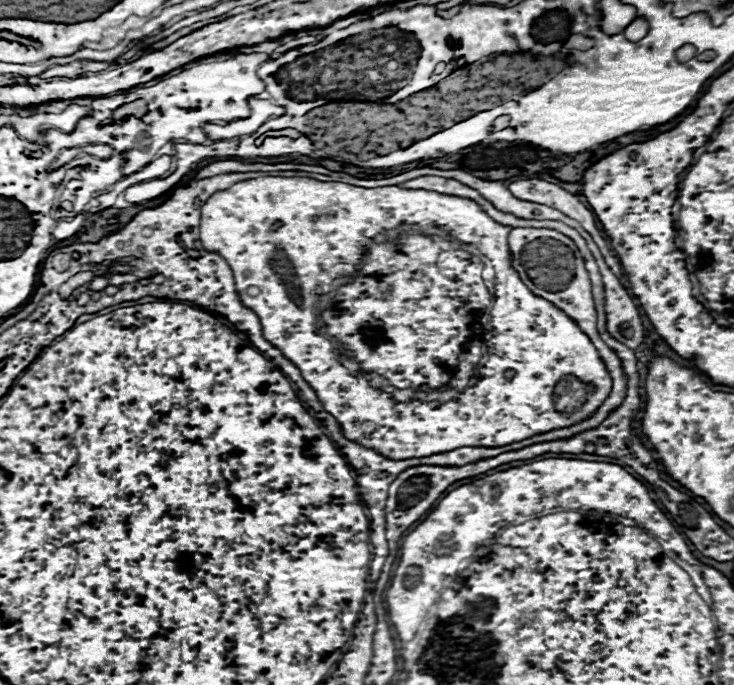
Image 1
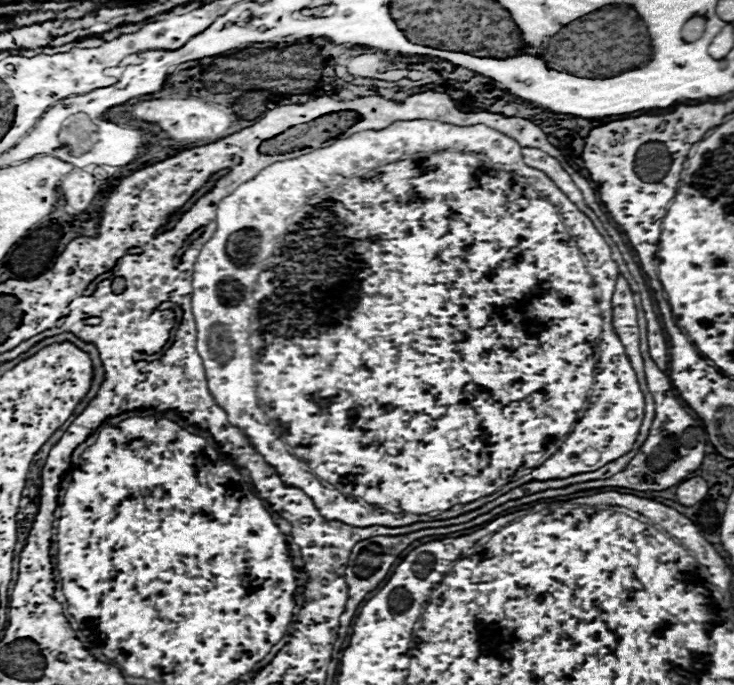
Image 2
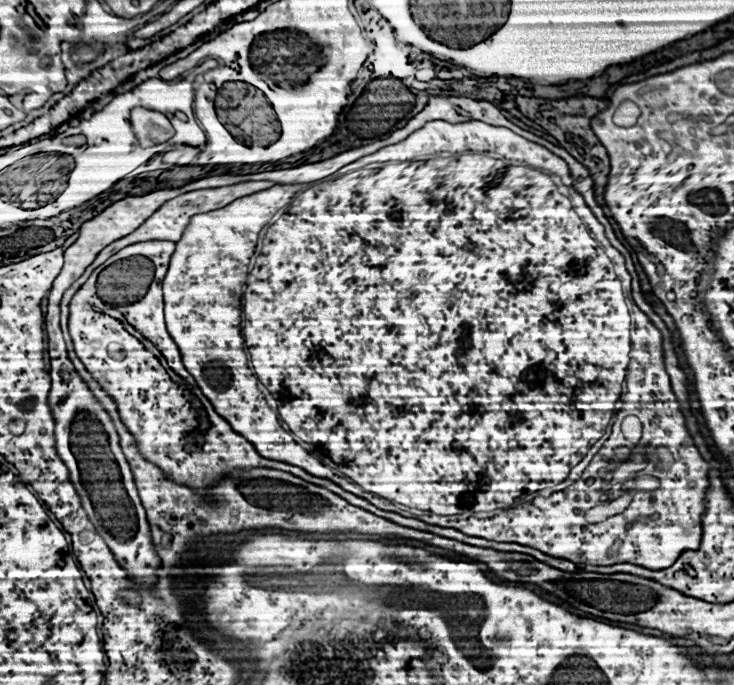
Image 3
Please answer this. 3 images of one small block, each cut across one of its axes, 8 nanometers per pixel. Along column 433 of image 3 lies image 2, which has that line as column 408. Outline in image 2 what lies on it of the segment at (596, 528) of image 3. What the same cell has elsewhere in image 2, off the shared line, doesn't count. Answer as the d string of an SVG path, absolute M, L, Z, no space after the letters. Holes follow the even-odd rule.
M406 120L406 122L396 122L396 124L392 124L392 126L384 128L384 130L366 130L358 132L358 134L348 136L348 138L344 138L344 140L336 140L336 142L334 142L332 146L328 146L328 148L318 148L318 150L314 150L314 152L310 152L310 154L304 154L304 156L300 156L300 158L294 158L294 160L276 162L276 164L264 168L264 170L262 170L260 174L256 174L252 180L240 184L230 196L226 196L226 198L220 200L220 204L218 204L218 214L216 214L216 224L218 224L218 228L216 228L214 236L212 236L198 252L198 257L192 269L192 318L194 318L196 324L198 354L200 354L202 360L204 360L206 378L208 378L208 388L210 388L210 392L212 392L216 404L218 404L220 408L226 410L228 420L230 420L232 424L240 426L240 428L246 432L248 440L250 440L250 442L254 444L254 448L264 456L264 460L266 460L268 464L272 464L272 466L280 472L282 480L284 480L286 484L290 484L290 486L302 488L302 492L308 488L308 490L306 490L306 496L312 498L314 506L320 510L320 514L322 514L326 520L340 520L340 522L350 524L350 526L356 526L356 528L366 528L366 526L374 526L374 524L380 524L380 526L406 526L406 524L414 524L414 522L456 518L457 516L466 514L466 512L470 512L470 510L476 510L480 504L490 502L490 500L498 498L500 494L504 494L504 492L508 492L508 490L512 490L512 488L516 488L516 486L522 486L522 484L526 484L526 482L530 482L530 480L568 478L568 476L574 476L574 474L592 472L592 470L596 470L596 468L602 468L604 464L608 464L608 462L612 462L612 460L624 456L626 452L630 452L630 448L634 446L636 436L638 436L638 430L640 430L640 424L642 424L642 418L644 418L644 394L642 394L642 390L640 390L640 386L638 386L636 374L634 374L632 364L630 364L630 360L628 360L628 356L626 356L626 352L624 352L624 346L622 346L618 334L616 334L614 328L612 328L612 304L610 304L610 300L612 300L612 292L614 292L614 284L616 284L616 276L618 276L618 266L616 266L616 262L612 260L610 246L608 246L608 244L604 242L604 238L598 234L598 230L594 228L594 224L590 222L590 218L588 218L584 212L580 212L580 210L576 208L576 204L572 204L572 202L568 200L568 196L566 196L566 194L544 174L544 172L526 166L524 160L522 160L520 150L522 150L522 146L520 146L516 140L514 140L514 144L512 144L512 138L510 138L510 136L506 136L506 134L502 134L502 132L498 132L498 130L492 130L492 128L484 126L484 124L476 124L476 126L470 126L470 128L468 128L468 126L444 124L444 122L438 122L438 120ZM450 148L454 148L454 150L464 150L464 152L484 154L484 156L490 158L490 162L493 162L494 168L506 172L498 172L498 170L486 168L484 164L480 164L478 158L470 156L472 154L460 153L451 157L451 153L447 151L450 150ZM419 152L433 154L428 158L424 157L423 154L418 160L407 159L411 155ZM382 164L390 164L384 166L386 170L383 171L382 174L378 174L378 176L376 175L367 180L362 177L354 178L364 180L364 182L368 182L368 184L372 184L372 182L376 184L378 180L380 180L380 182L384 182L384 180L394 180L394 198L372 198L372 202L348 202L348 204L344 204L342 198L336 198L336 200L334 200L334 198L320 198L320 200L316 200L316 202L312 202L312 204L306 204L306 200L308 200L310 196L314 196L318 190L322 190L322 188L326 188L326 186L339 186L339 184L345 183L348 178L354 174L356 168L372 170L378 168L378 166L382 166ZM518 176L524 176L524 178L528 178L528 180L532 180L532 182L536 180L536 182L534 182L532 186L528 186L528 184L522 184ZM242 228L254 228L254 230L258 230L262 236L268 236L270 240L274 240L274 238L286 228L284 238L282 238L280 242L276 242L274 252L272 252L266 260L262 260L260 270L242 270L242 268L238 268L238 266L228 258L228 254L226 254L226 242L228 242L230 234L234 234L234 232L238 232L238 230L242 230ZM320 480L326 480L326 482L334 484L344 496L342 496L338 490L328 490L328 488L324 488ZM352 498L370 500L370 504L358 504L358 500L352 500Z

